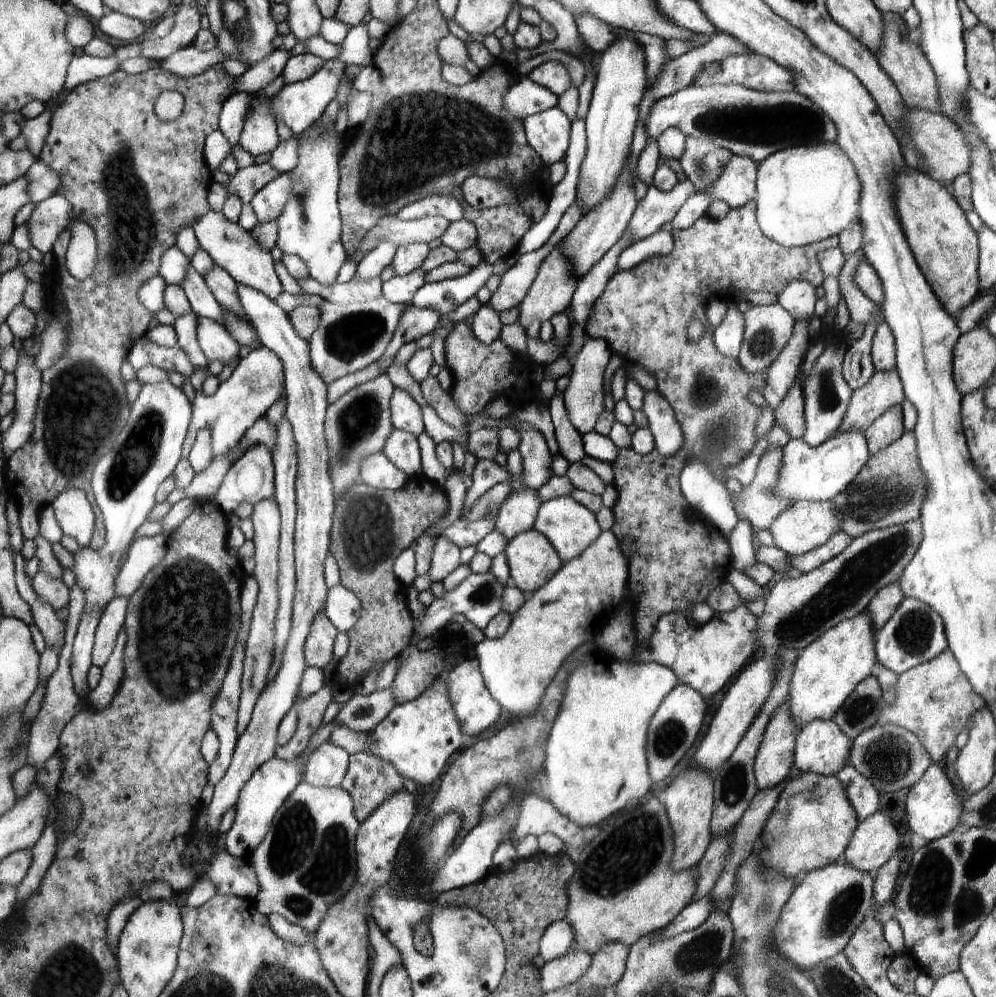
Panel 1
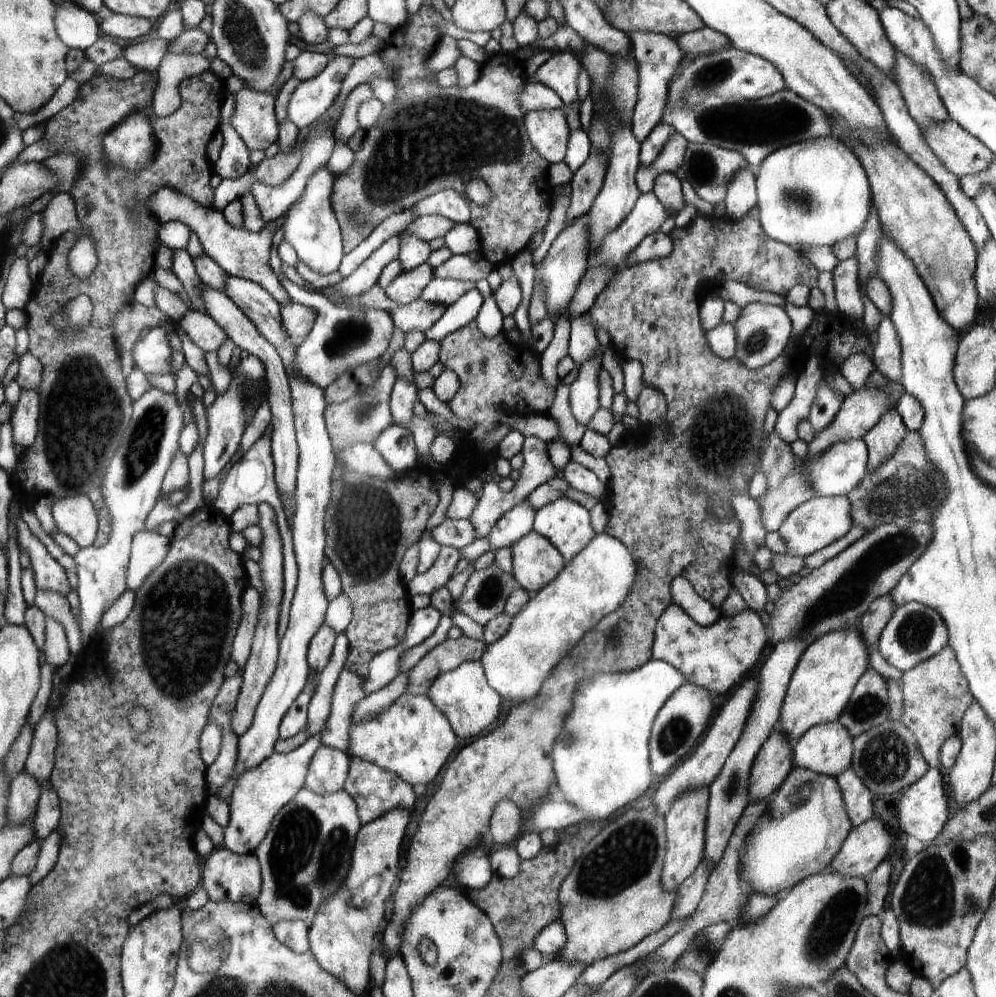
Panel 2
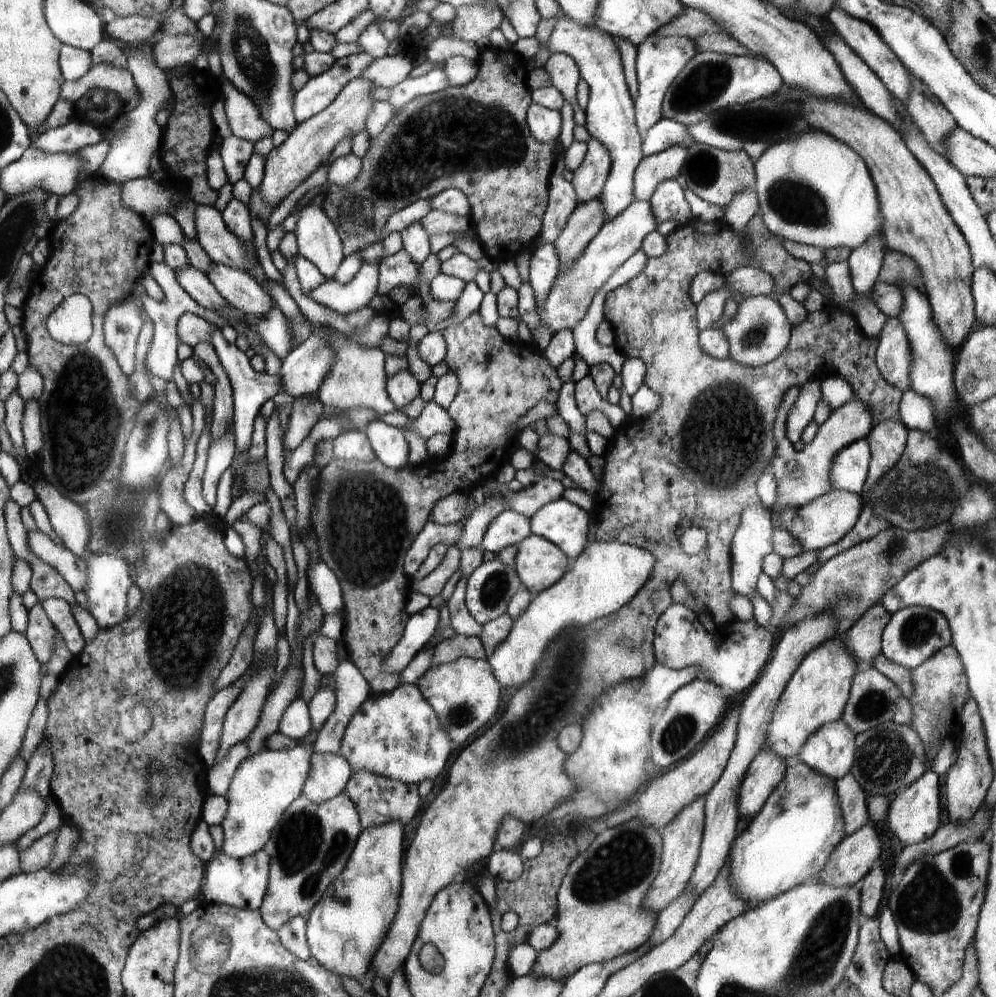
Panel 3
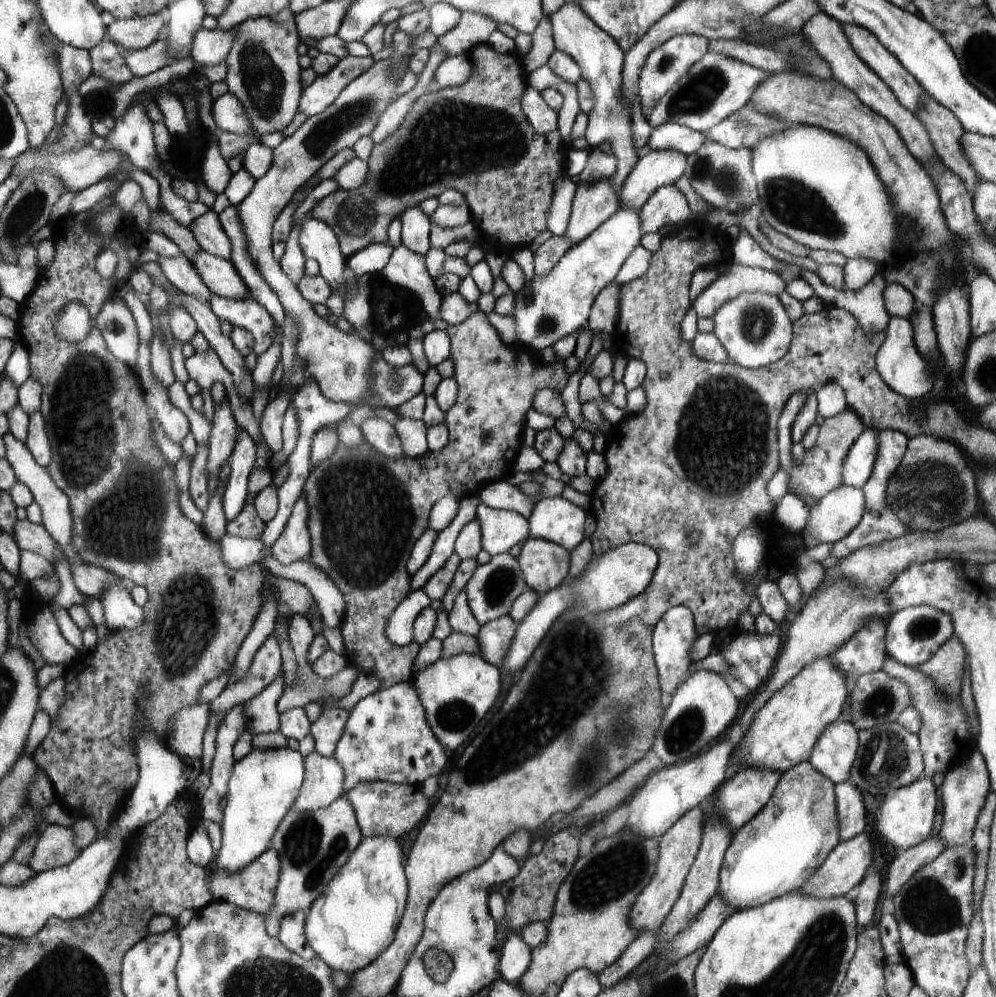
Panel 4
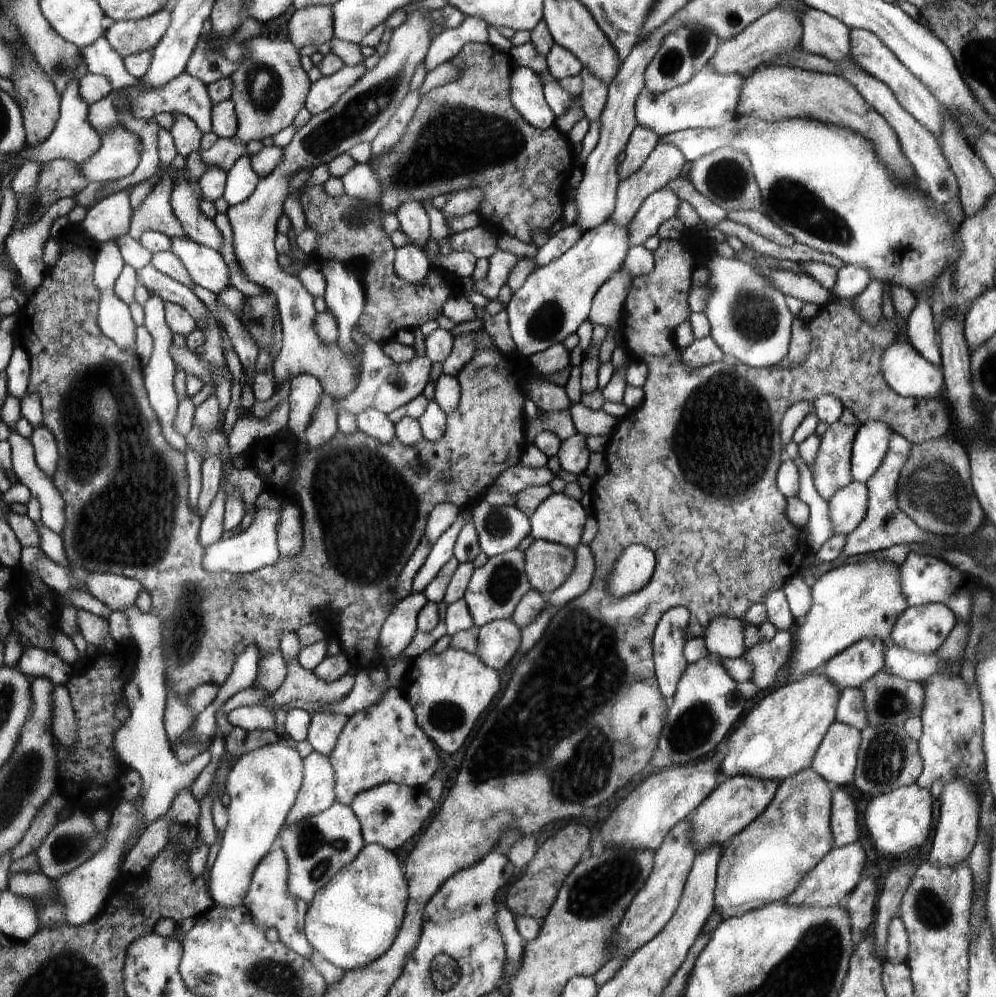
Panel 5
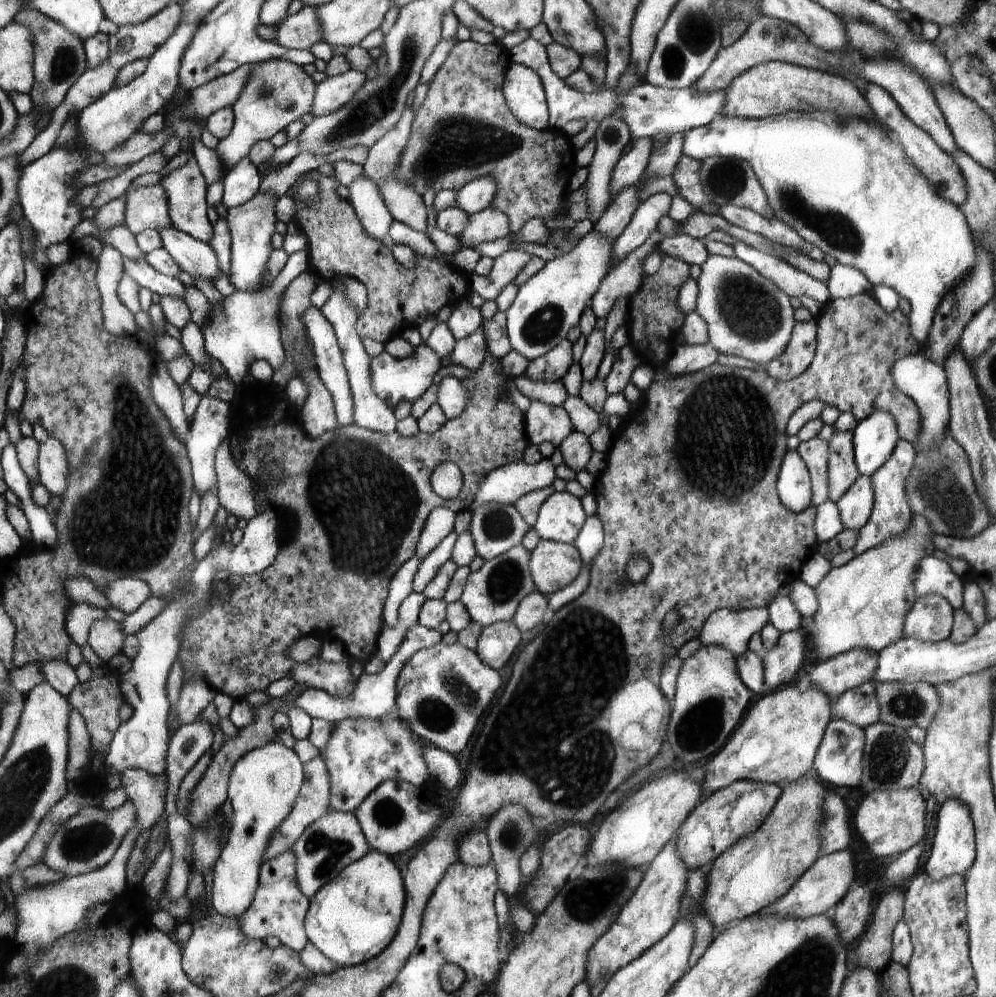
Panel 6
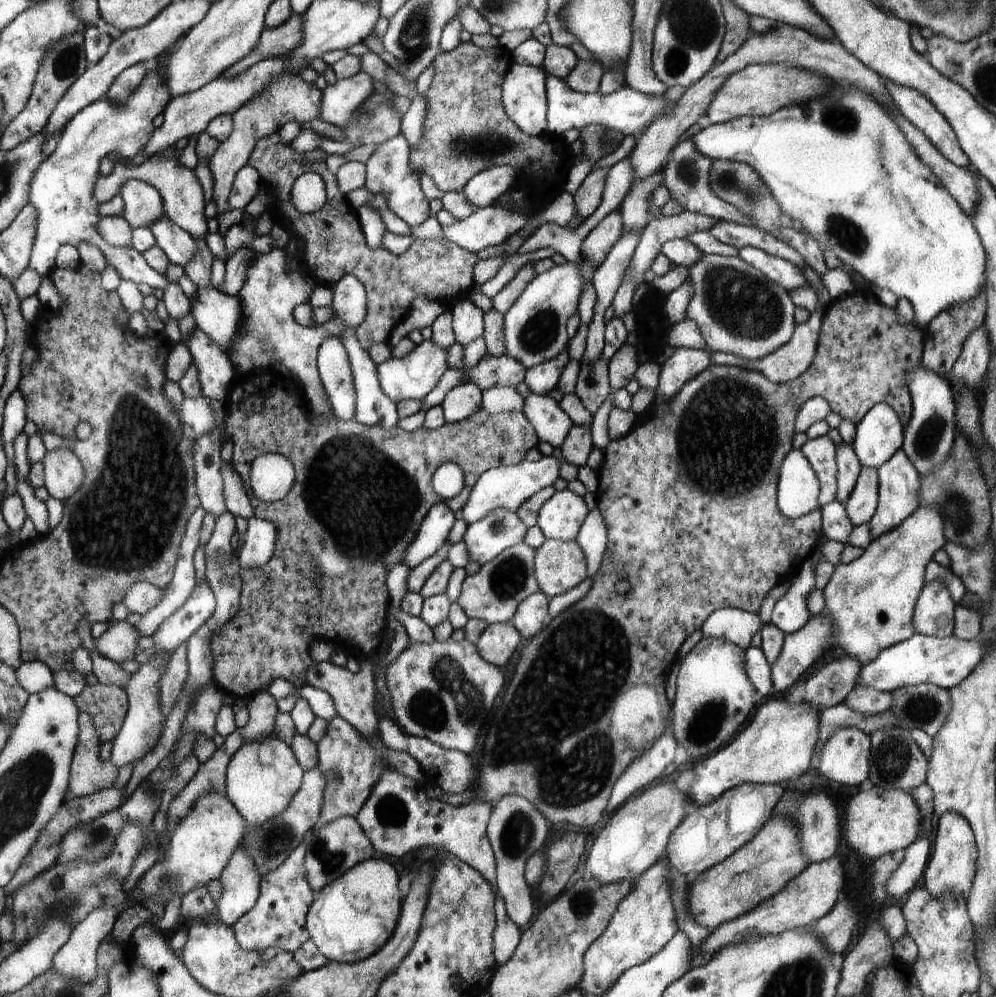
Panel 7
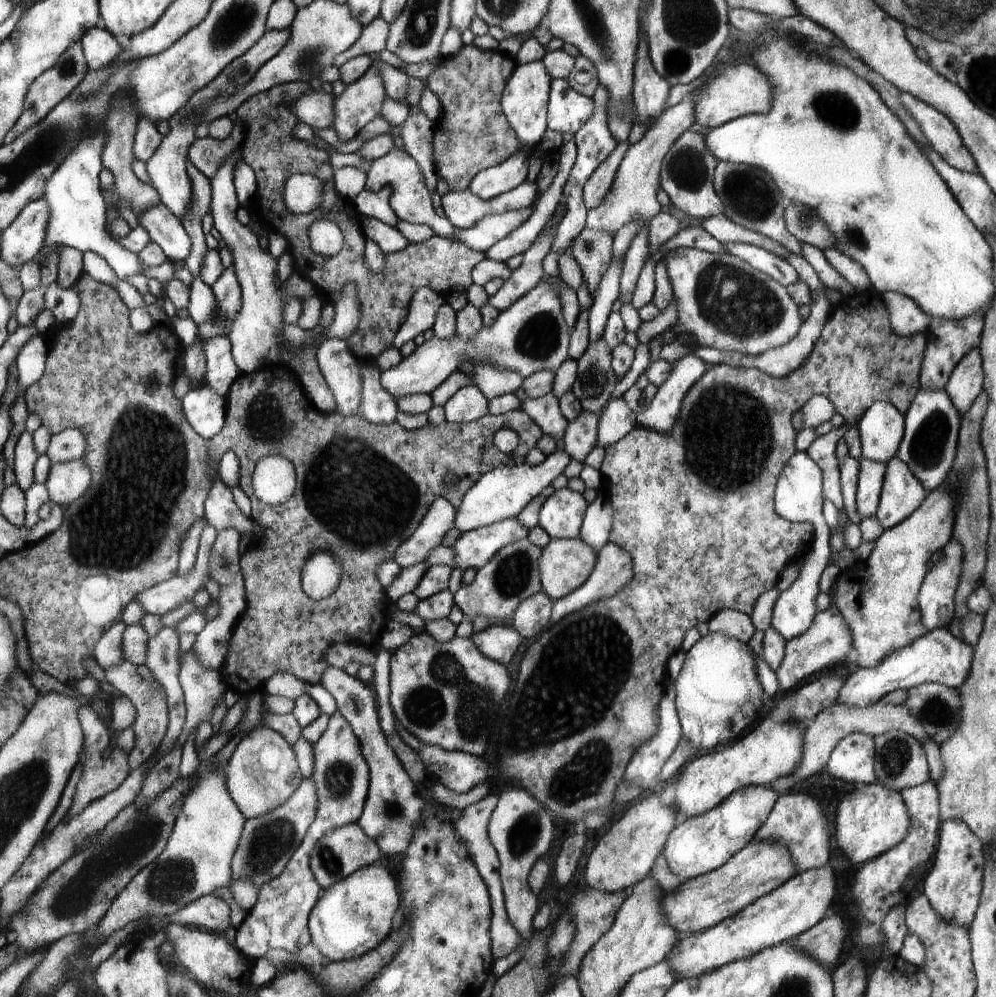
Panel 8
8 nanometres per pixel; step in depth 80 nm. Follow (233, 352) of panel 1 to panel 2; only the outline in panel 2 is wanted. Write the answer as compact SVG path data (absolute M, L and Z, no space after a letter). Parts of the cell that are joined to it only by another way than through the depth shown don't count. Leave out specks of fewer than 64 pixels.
M196 310L186 311L178 320L181 334L205 353L214 352L226 340L226 333L208 314Z

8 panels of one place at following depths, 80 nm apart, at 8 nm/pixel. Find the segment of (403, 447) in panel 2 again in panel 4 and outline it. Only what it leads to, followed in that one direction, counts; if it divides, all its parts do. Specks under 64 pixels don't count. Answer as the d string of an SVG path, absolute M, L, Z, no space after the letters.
M370 416L359 427L364 440L385 457L395 459L404 456L398 433L385 418Z

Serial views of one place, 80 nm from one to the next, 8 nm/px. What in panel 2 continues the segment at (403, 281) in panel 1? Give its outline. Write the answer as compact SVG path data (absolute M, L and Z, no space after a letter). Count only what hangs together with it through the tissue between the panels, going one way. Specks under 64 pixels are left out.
M428 263L419 264L412 270L400 273L384 290L394 303L407 305L415 301L435 277L434 268Z

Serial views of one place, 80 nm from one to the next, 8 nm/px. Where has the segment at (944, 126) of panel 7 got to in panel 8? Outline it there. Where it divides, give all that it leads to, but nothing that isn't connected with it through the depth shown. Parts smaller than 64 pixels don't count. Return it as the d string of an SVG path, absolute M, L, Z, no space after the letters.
M900 91L900 102L908 110L908 114L916 120L931 148L934 148L945 162L961 172L979 174L977 162L974 162L973 156L962 142L957 128L950 119L908 92Z

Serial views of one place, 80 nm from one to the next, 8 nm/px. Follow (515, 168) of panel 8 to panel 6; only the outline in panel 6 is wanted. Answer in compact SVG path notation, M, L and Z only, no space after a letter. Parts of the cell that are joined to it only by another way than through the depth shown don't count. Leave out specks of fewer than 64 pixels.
M492 175L475 178L457 192L456 207L473 215L492 206L496 191L497 184Z

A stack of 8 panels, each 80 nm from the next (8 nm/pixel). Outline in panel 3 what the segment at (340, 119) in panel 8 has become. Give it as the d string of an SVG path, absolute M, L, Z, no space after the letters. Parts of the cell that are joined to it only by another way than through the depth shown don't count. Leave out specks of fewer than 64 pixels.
M364 52L337 58L326 72L311 77L294 95L294 110L298 124L308 121L310 117L316 117L332 105L340 96L341 90L350 81L360 77L374 61L373 55Z

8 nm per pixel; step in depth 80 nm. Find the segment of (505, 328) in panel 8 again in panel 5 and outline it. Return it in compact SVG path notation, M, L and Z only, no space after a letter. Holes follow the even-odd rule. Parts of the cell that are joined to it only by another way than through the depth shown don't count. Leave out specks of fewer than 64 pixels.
M606 221L588 229L576 244L550 264L536 267L526 282L513 292L505 311L515 348L526 358L563 343L589 318L593 298L600 288L622 268L629 246L630 230ZM362 333L366 344L361 354L361 373L359 383L352 393L347 394L344 400L337 402L337 414L346 409L352 414L358 414L362 409L376 407L380 412L390 414L393 410L404 407L416 396L423 393L424 387L429 382L430 367L433 362L426 356L414 355L412 360L398 364L384 351L383 345L374 342L368 335Z

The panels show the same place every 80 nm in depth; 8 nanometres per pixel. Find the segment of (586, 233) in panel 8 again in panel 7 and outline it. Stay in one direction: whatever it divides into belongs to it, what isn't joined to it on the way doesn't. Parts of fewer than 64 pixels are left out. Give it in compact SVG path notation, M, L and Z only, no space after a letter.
M617 209L605 216L584 238L580 247L581 258L589 259L597 270L622 234L621 210Z

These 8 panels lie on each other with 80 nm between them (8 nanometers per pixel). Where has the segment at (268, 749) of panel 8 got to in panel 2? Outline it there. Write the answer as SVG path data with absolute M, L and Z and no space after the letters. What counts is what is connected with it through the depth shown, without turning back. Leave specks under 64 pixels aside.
M321 732L308 737L304 744L287 753L272 753L255 767L243 770L234 783L229 796L229 819L223 828L223 846L237 855L256 853L258 846L264 842L280 810L297 796L312 758L321 744Z

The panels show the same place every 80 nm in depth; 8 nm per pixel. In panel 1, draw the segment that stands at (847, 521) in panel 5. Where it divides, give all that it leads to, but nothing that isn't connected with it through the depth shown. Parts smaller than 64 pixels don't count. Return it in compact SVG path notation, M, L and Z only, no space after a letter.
M796 501L769 528L773 541L787 555L801 555L817 549L841 530L841 515L832 501Z

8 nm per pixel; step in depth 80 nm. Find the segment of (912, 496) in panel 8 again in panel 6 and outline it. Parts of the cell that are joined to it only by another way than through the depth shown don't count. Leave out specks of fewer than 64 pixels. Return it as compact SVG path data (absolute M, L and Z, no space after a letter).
M900 438L888 460L871 474L875 505L869 522L859 530L857 545L853 548L856 555L863 553L870 547L881 545L882 542L889 541L891 538L899 537L906 532L906 529L909 529L912 512L910 502L908 502L906 482L907 478L910 478L910 472L914 470L916 455L914 444Z

